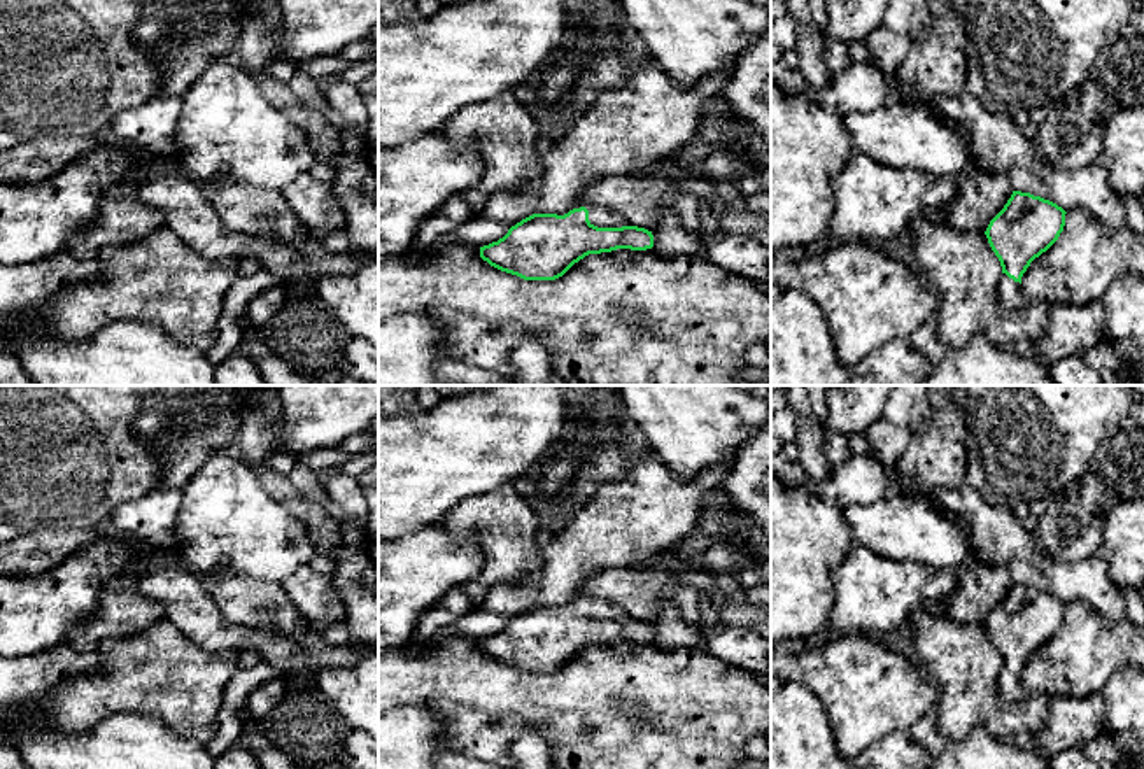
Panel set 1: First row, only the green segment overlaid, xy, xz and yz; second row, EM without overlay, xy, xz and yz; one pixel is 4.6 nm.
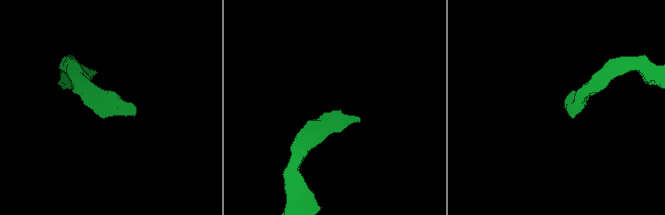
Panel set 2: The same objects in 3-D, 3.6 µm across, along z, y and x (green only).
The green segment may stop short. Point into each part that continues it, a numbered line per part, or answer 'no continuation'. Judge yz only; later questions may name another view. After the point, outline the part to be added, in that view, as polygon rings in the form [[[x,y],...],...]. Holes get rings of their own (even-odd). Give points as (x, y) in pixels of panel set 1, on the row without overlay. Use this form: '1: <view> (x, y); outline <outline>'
1: yz (1009, 687); outline [[[1006,666],[1000,667],[997,680],[997,692],[1004,702],[1021,702],[1032,694],[1023,687],[1021,676],[1009,671]]]

